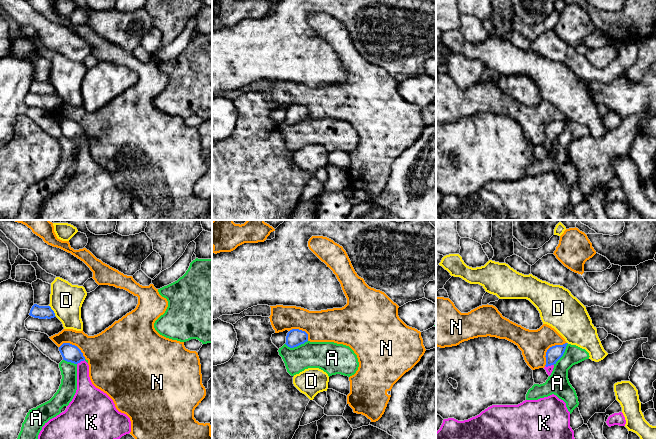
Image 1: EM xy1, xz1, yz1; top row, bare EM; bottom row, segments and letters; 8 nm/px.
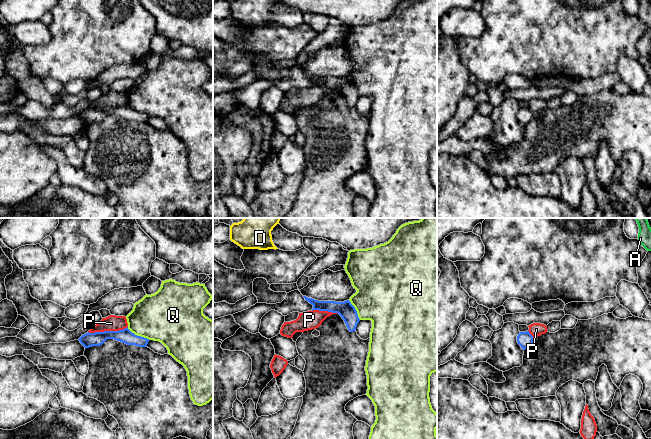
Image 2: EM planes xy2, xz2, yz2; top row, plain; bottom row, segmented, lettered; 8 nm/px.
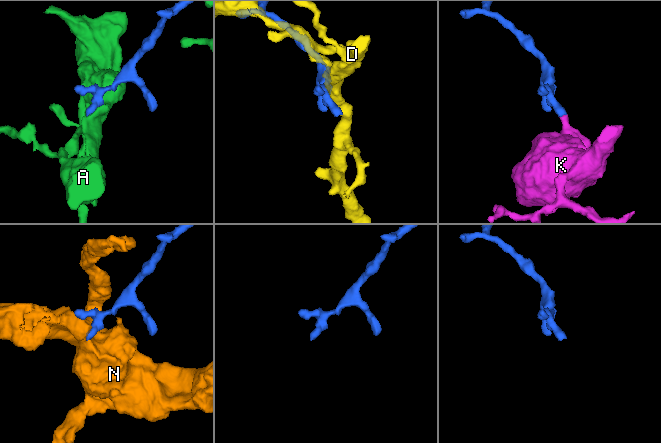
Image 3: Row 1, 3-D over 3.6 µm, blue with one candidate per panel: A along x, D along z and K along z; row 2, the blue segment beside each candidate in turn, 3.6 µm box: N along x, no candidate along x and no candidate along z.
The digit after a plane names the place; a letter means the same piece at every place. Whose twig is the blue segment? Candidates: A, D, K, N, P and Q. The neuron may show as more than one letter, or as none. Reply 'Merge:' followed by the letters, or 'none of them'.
Merge: K

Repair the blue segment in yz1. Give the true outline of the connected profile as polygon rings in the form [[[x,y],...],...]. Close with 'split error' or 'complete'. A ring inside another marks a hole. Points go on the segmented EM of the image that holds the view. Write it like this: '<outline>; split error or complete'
[[[565,343],[563,345],[555,345],[550,347],[546,352],[546,365],[544,369],[546,370],[547,374],[550,376],[554,365],[556,362],[563,356],[566,346],[568,343]]]; split error

